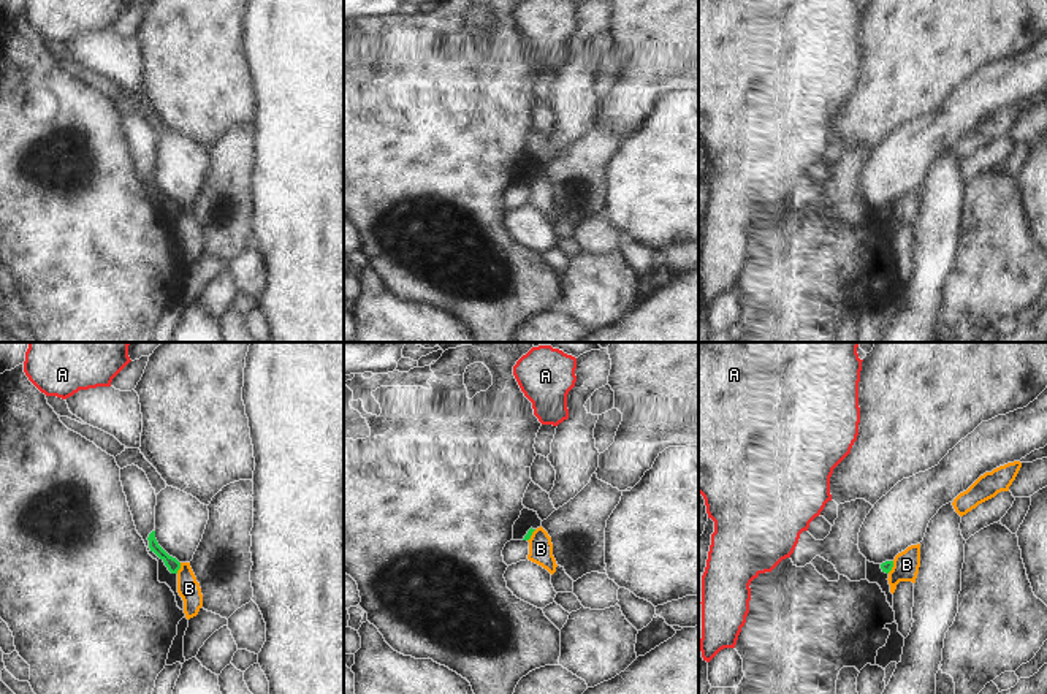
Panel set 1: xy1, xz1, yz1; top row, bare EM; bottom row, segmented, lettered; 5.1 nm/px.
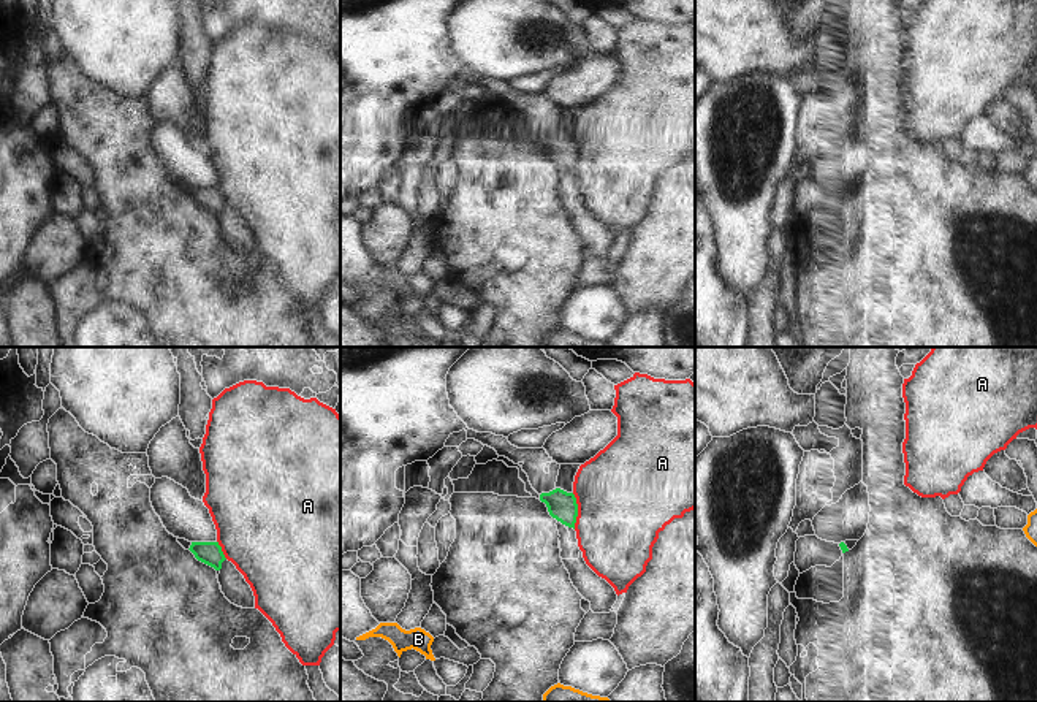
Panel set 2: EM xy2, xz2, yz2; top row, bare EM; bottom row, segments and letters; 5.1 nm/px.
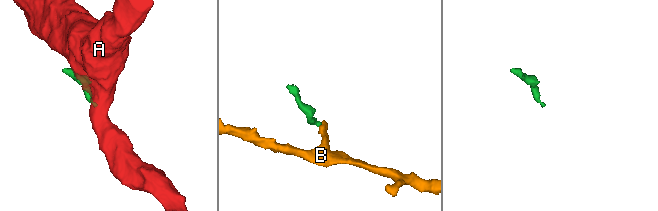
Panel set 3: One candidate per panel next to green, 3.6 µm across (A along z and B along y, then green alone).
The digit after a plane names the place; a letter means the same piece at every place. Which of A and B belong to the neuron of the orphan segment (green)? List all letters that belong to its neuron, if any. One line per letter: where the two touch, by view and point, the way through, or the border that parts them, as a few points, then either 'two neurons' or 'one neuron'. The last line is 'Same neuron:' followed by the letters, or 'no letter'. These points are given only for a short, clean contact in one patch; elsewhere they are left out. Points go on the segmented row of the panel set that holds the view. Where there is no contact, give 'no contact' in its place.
A: contact xz2 (577, 511); two neurons
B: contact xy1 (179, 568); border xy1 (181, 563), (176, 572); two neurons
Same neuron: no letter

